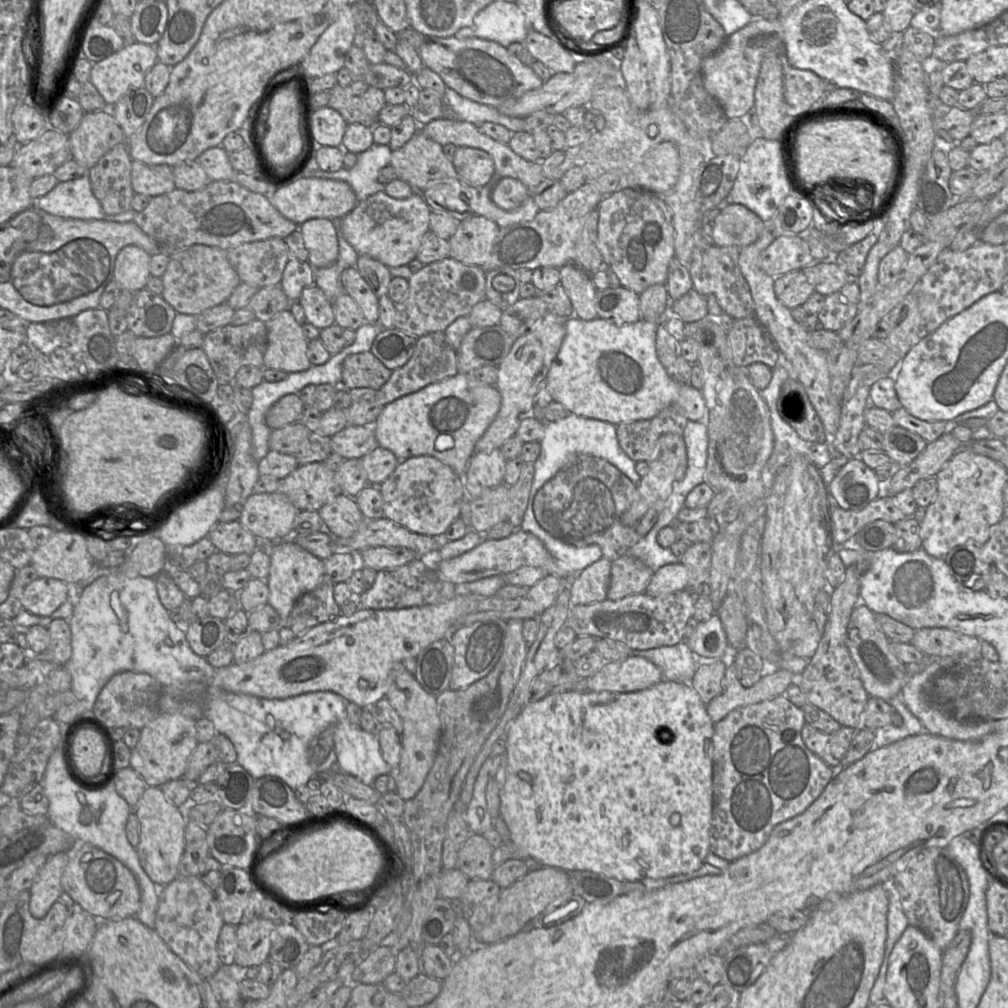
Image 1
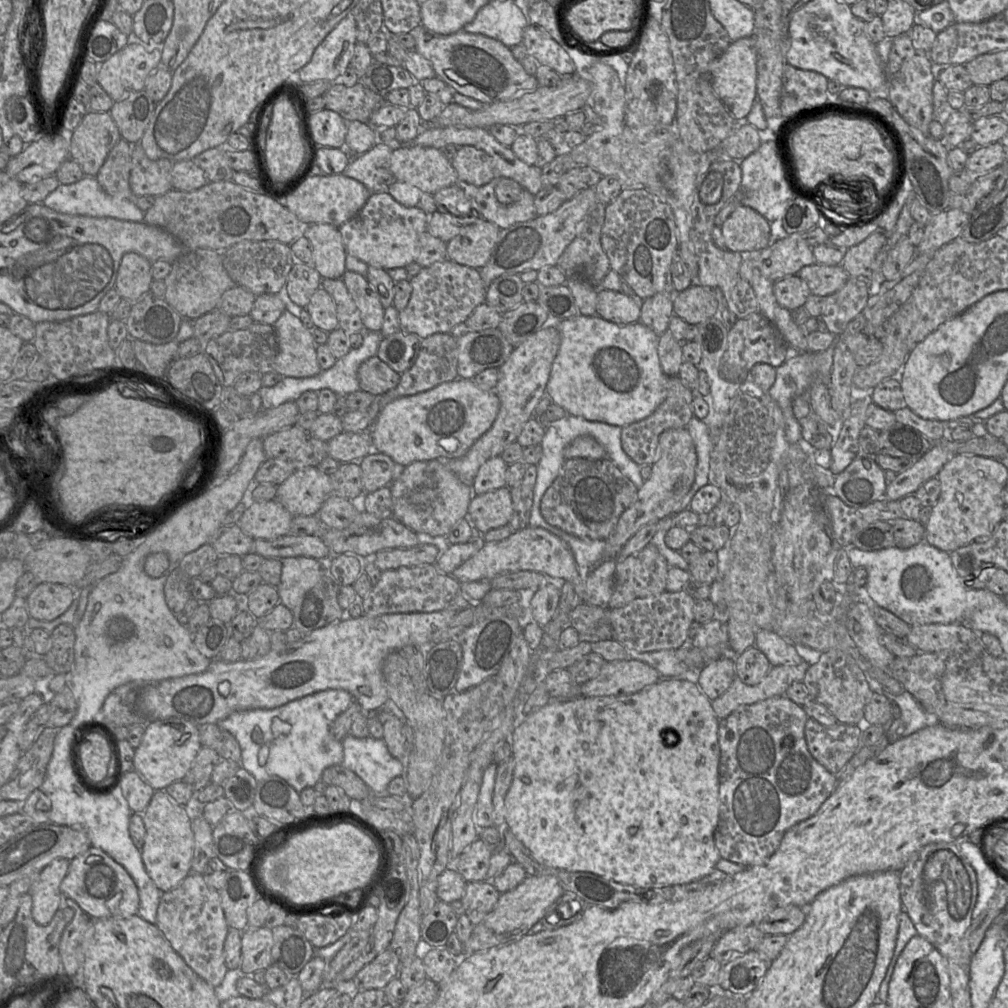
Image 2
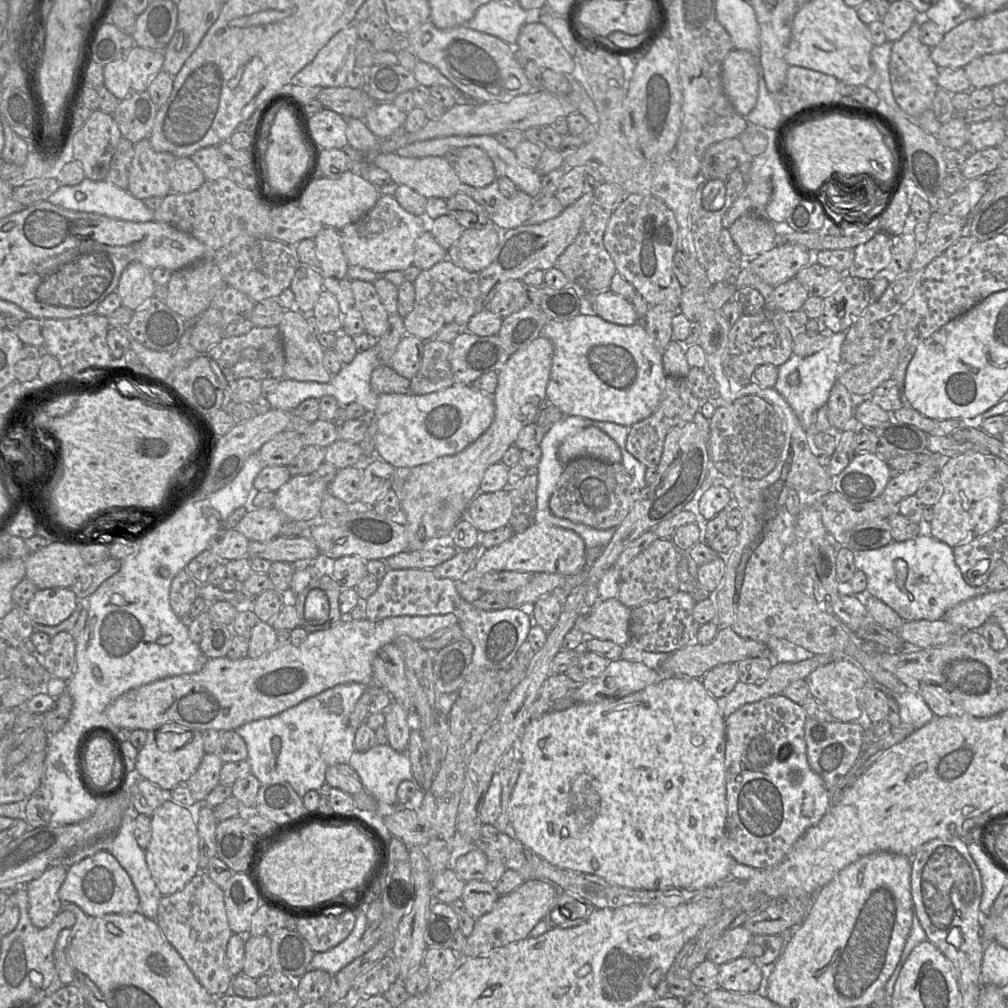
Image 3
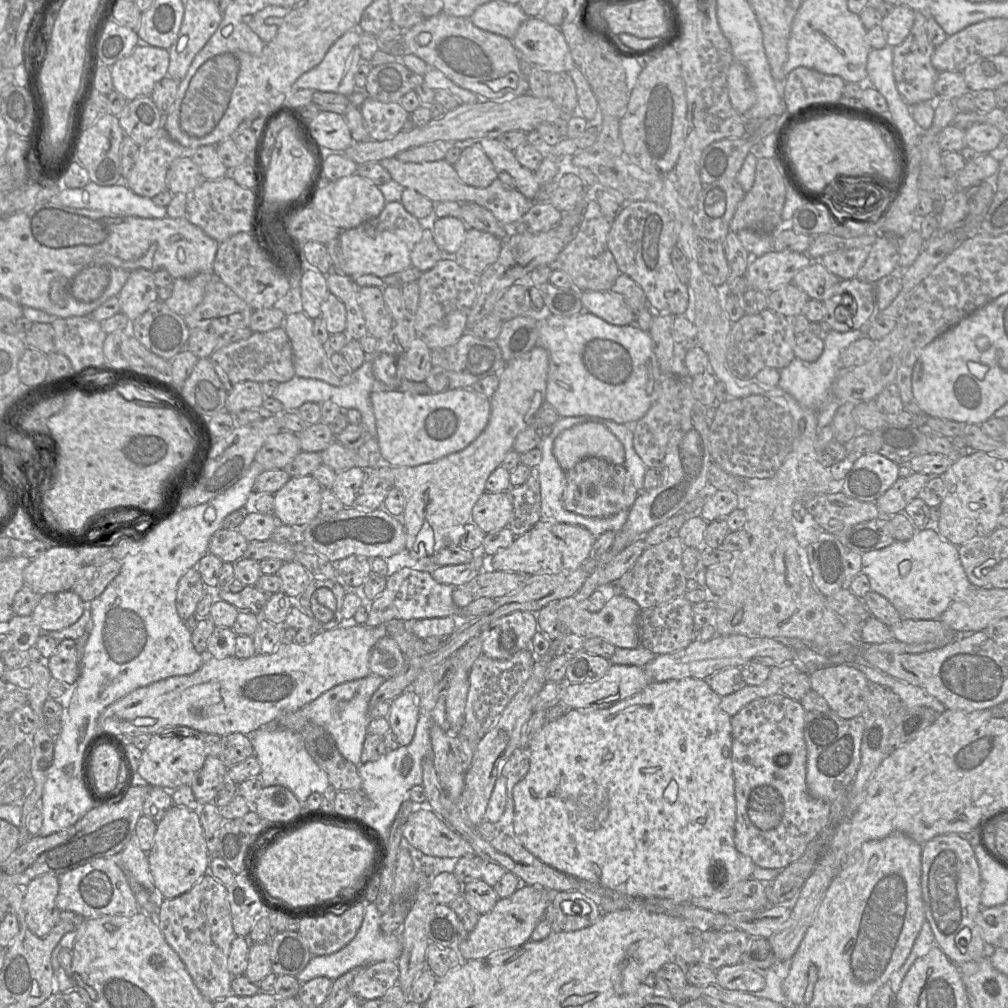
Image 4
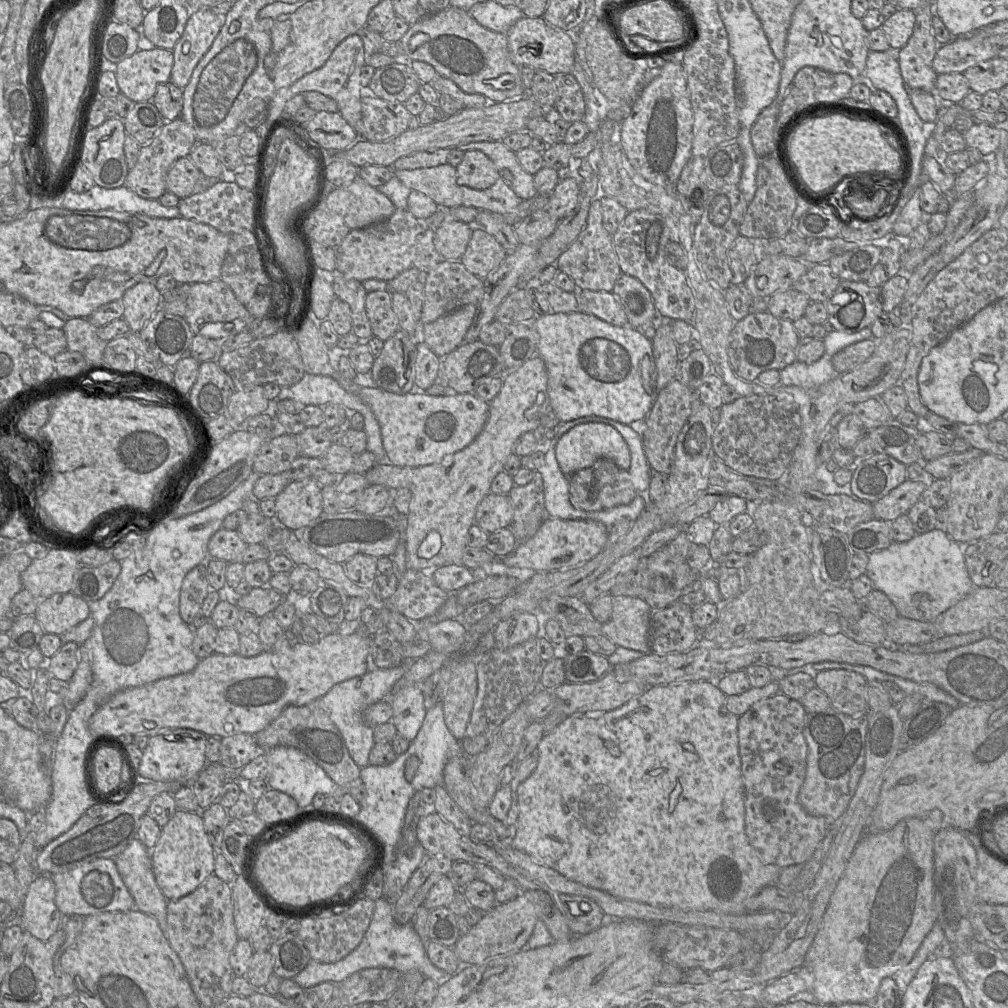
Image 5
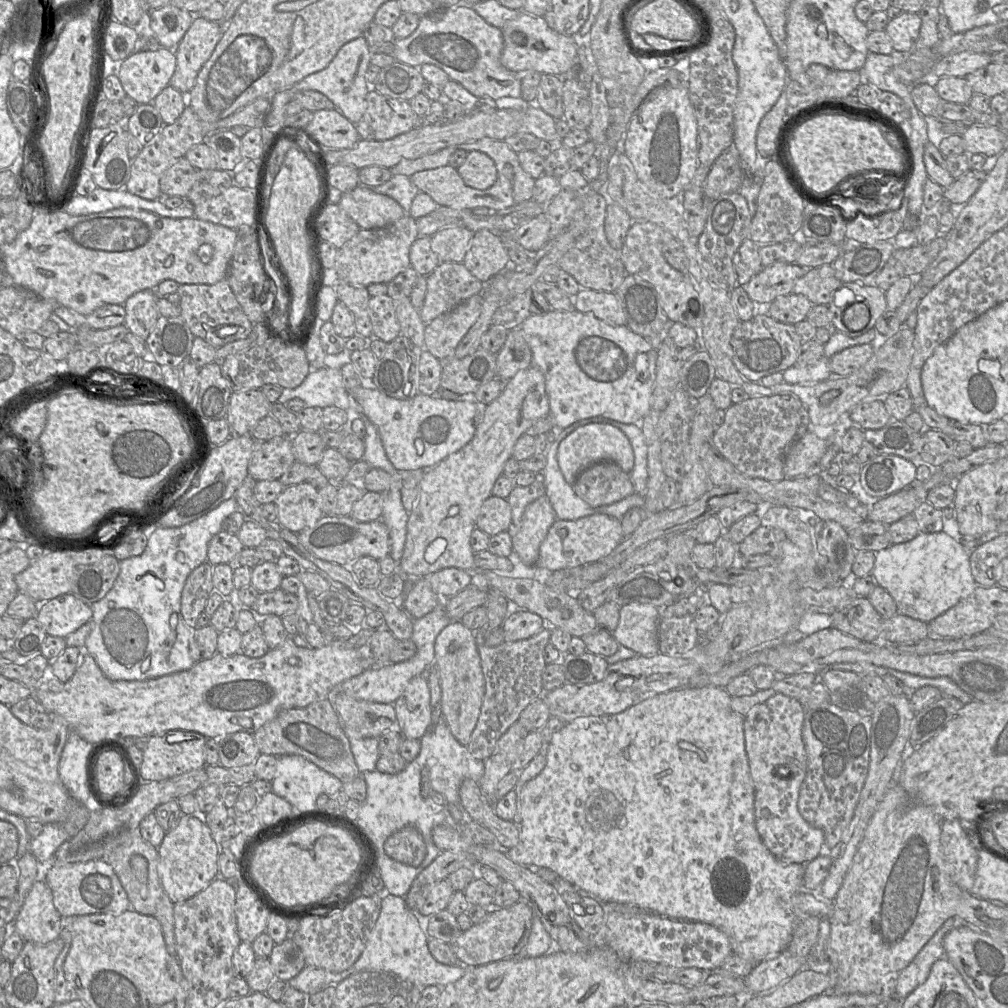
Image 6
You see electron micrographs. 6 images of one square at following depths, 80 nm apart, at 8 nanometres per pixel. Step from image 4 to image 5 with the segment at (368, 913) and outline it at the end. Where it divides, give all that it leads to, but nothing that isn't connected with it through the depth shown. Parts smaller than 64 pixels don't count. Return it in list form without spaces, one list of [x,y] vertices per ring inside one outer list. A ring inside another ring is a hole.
[[[385,898],[375,901],[375,909],[370,925],[361,943],[343,959],[334,963],[322,963],[310,960],[306,967],[293,979],[303,989],[315,986],[322,982],[339,984],[350,975],[367,968],[392,968],[406,973],[417,970],[425,978],[437,983],[445,982],[451,975],[437,968],[429,959],[424,943],[411,923],[398,924],[393,917],[393,905]]]

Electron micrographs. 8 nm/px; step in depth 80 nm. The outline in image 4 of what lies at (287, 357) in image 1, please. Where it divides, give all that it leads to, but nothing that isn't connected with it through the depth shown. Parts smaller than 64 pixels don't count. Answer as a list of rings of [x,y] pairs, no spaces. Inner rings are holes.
[[[303,312],[288,314],[283,319],[282,328],[292,347],[295,375],[321,380],[333,386],[350,383],[350,374],[338,376],[331,370],[323,345],[313,334],[313,320]]]

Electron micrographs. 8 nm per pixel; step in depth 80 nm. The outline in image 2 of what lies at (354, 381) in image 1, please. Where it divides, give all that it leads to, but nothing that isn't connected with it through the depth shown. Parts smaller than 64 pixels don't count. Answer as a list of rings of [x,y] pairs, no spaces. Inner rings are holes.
[[[376,355],[360,365],[358,379],[362,391],[372,395],[382,395],[399,384],[401,374],[394,371]]]

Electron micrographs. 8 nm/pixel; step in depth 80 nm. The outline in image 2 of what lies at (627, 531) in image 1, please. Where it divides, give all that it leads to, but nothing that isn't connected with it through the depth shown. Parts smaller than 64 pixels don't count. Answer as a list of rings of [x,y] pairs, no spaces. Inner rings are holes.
[[[573,458],[565,461],[559,475],[545,491],[540,511],[545,521],[581,539],[606,540],[616,528],[620,516],[637,500],[638,489],[608,458]]]

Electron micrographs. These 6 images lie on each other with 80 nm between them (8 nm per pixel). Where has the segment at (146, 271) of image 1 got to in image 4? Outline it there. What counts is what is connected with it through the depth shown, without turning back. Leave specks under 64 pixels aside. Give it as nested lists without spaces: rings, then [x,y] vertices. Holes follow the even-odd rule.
[[[145,269],[133,270],[122,289],[118,301],[120,311],[131,321],[137,319],[157,298],[157,286],[153,273]]]

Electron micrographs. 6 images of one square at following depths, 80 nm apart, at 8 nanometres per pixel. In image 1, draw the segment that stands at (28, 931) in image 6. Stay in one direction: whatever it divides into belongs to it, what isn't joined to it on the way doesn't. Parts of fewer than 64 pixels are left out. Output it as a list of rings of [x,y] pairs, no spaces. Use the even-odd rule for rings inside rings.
[[[70,852],[50,856],[41,868],[30,892],[29,910],[36,918],[46,916],[51,906],[60,898],[61,877],[70,859]]]

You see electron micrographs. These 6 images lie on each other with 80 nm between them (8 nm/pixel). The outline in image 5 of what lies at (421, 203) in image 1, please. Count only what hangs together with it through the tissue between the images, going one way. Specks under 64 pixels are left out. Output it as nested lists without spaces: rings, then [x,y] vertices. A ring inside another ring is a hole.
[[[396,208],[395,212],[383,221],[365,228],[350,230],[342,242],[335,248],[336,271],[360,282],[367,279],[390,281],[413,266],[416,243],[423,231],[423,222],[415,218],[408,209]]]

